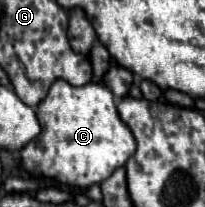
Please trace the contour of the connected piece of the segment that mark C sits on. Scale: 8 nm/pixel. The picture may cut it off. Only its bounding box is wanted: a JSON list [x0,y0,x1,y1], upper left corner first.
[21,82,135,190]

